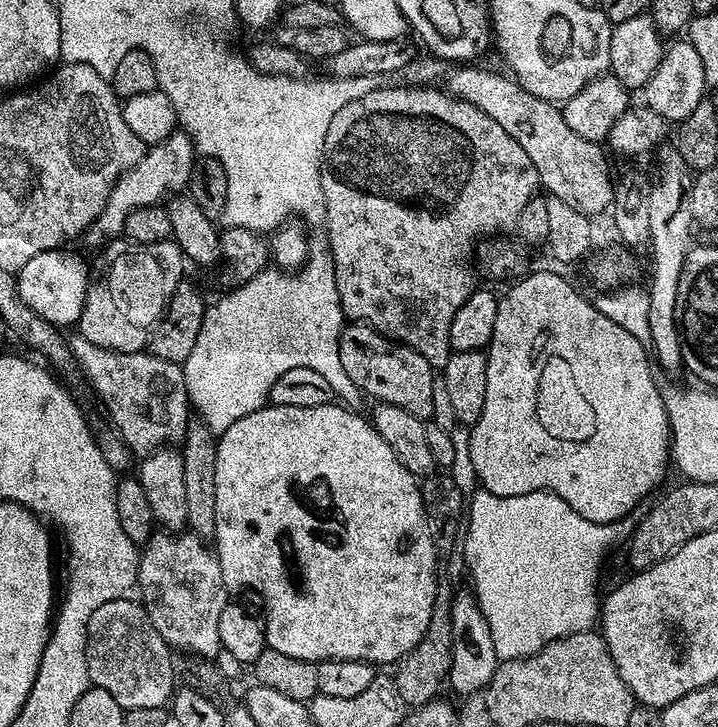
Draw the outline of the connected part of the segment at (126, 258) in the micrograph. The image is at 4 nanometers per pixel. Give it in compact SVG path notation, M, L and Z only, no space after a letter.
M116 238L104 250L104 273L91 281L80 315L79 335L111 352L145 351L152 329L164 317L176 288L185 279L184 252L173 239L143 244Z

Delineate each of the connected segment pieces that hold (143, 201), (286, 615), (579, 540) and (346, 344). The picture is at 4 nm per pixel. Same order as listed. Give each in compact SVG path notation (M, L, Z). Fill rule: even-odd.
M177 130L160 144L153 144L144 153L144 158L138 166L125 172L112 188L112 193L102 214L89 226L84 233L83 243L100 244L119 237L124 230L126 218L134 214L142 206L160 204L169 198L183 193L188 186L188 179L192 177L192 167L196 165L198 153L191 136L183 130Z
M336 402L310 406L309 409L303 409L302 406L269 403L267 406L258 409L254 414L246 414L246 418L238 418L238 422L234 422L234 426L230 426L230 430L219 433L216 441L216 461L214 462L214 510L216 511L214 551L216 557L220 559L222 582L228 588L229 593L236 594L236 592L242 591L243 588L249 588L250 591L257 592L260 595L260 600L264 603L262 619L264 621L264 643L267 647L278 650L282 654L287 654L290 658L302 658L303 660L313 662L322 660L365 660L367 664L375 664L377 666L389 664L389 666L392 666L403 660L406 654L410 654L410 650L414 650L414 646L418 646L418 642L422 642L422 638L430 626L430 618L434 610L436 589L438 587L438 579L436 580L436 556L438 557L438 549L434 538L426 530L424 507L420 501L420 484L417 477L412 476L410 470L406 470L406 466L402 466L402 462L394 454L394 450L388 445L386 438L382 438L382 434L378 434L378 430L372 425L371 419L364 417L363 420L360 415L359 411L347 406L341 406Z
M476 490L473 496L471 493L462 548L464 544L464 560L472 575L471 591L476 593L486 622L490 622L490 638L494 638L497 661L525 660L558 638L589 631L598 620L596 587L600 584L604 555L615 544L623 545L633 527L633 521L628 518L612 524L590 522L590 518L582 518L578 510L562 502L553 492L517 496L499 496L483 490Z
M352 322L340 332L338 356L342 358L346 375L354 381L354 386L358 386L365 397L372 399L373 396L373 401L398 406L414 414L414 418L419 420L432 420L433 391L437 377L430 362L426 362L426 358L422 358L418 350L410 350L410 346L376 332L368 324Z

